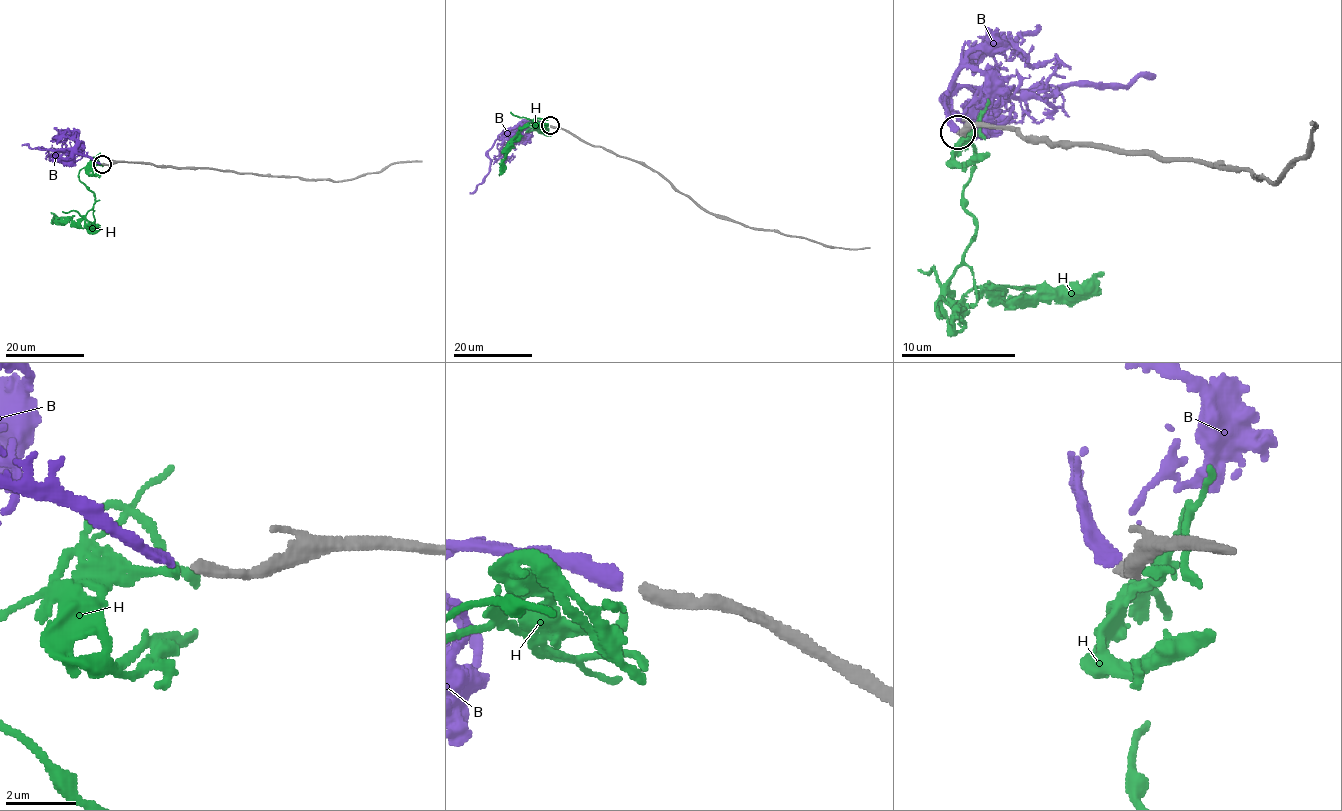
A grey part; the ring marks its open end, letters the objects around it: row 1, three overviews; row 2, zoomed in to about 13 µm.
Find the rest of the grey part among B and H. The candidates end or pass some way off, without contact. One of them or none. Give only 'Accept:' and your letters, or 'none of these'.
Accept: B

